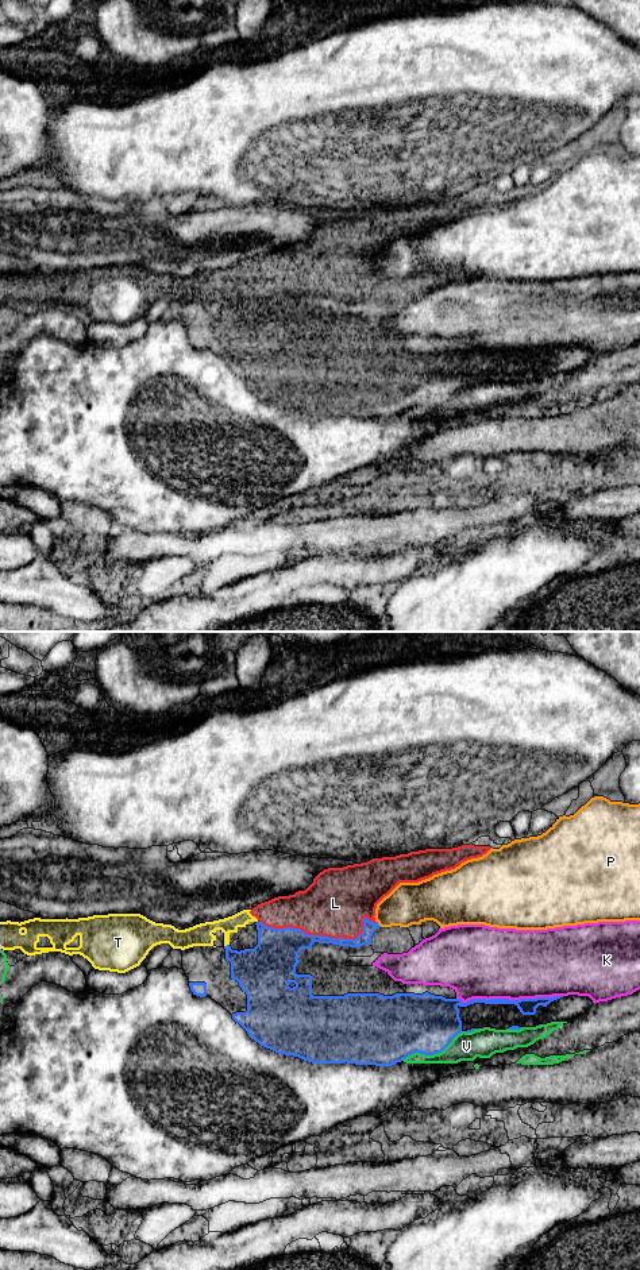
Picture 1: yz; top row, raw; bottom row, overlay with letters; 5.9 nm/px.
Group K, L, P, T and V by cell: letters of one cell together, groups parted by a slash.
K / L T / P / V

